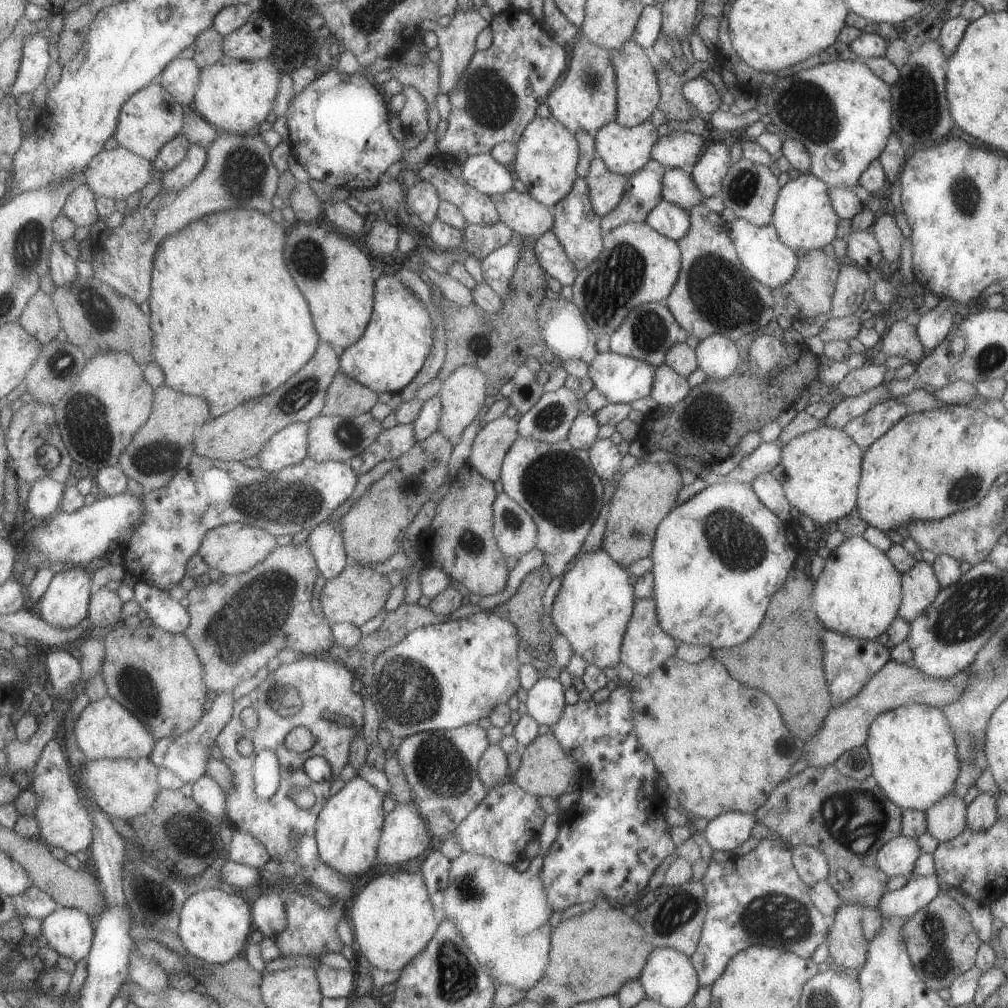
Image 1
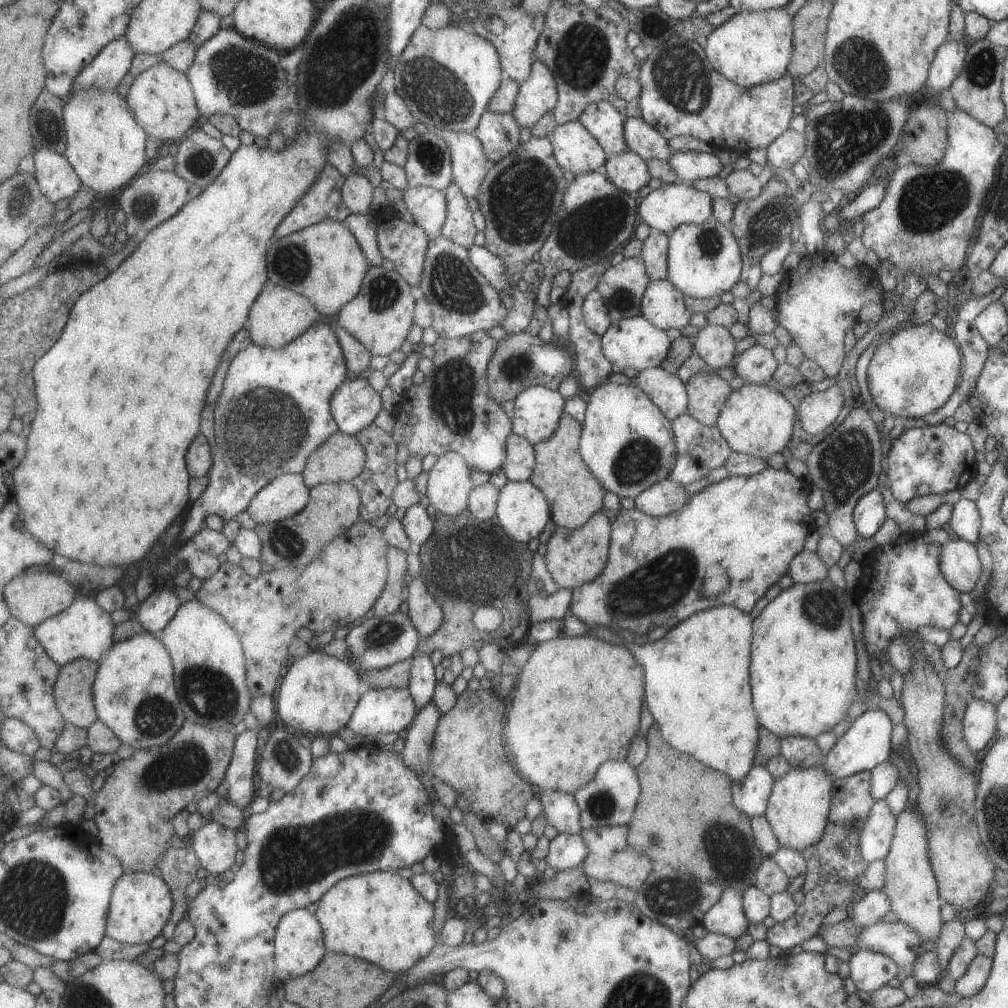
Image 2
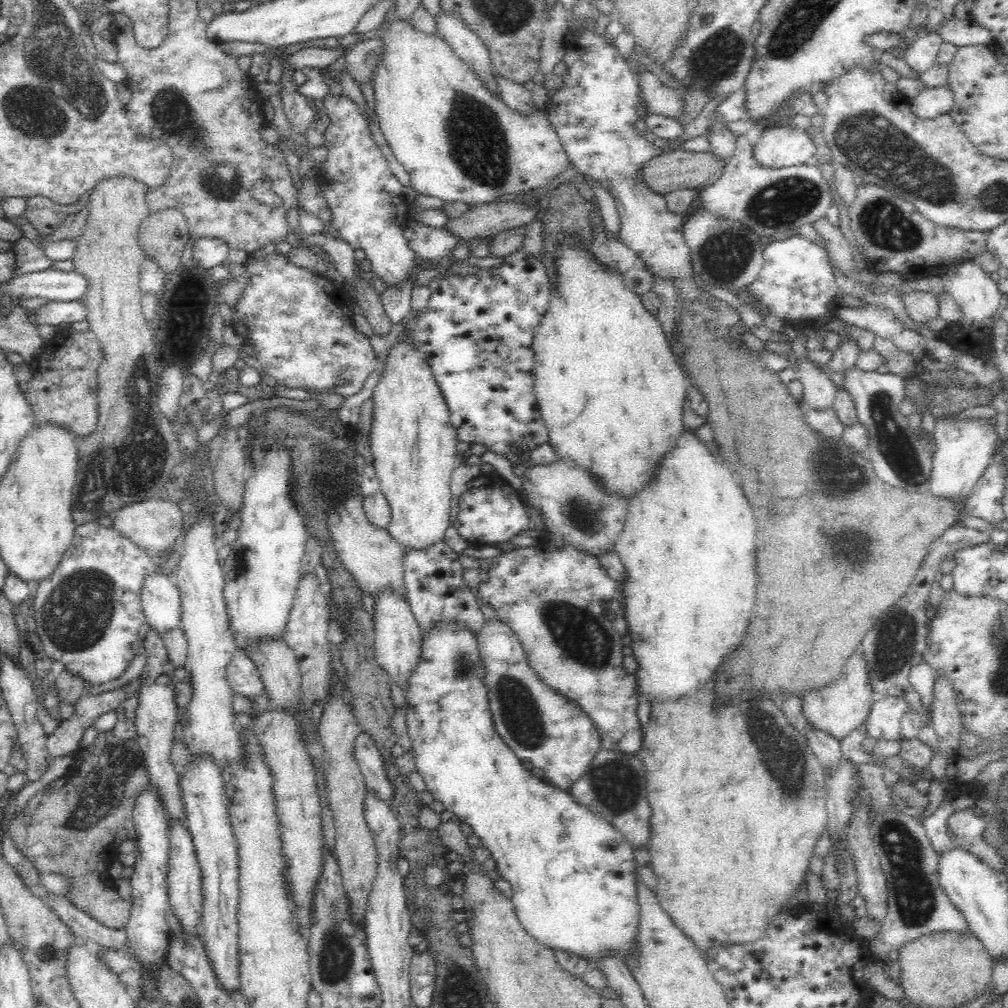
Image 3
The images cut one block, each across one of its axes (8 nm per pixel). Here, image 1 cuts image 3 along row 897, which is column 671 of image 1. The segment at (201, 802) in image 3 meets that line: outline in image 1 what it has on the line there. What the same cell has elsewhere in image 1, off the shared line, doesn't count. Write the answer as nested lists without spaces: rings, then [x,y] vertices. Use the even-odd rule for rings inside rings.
[[[662,200],[647,213],[646,223],[655,232],[678,241],[689,228],[689,215],[684,208]]]

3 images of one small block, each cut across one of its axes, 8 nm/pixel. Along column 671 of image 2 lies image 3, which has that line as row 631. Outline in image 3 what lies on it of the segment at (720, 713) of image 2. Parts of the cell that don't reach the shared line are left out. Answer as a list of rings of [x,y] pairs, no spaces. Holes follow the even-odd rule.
[[[684,431],[682,436],[678,438],[678,442],[674,444],[674,448],[670,449],[670,453],[661,462],[661,468],[655,480],[647,485],[642,494],[636,494],[628,499],[628,512],[624,530],[619,535],[614,547],[614,551],[619,554],[622,561],[625,575],[621,580],[622,597],[624,604],[624,620],[628,626],[628,634],[632,636],[632,654],[638,662],[638,670],[636,670],[636,692],[640,698],[648,701],[648,704],[656,704],[662,700],[678,700],[678,698],[686,698],[690,694],[694,694],[696,690],[702,690],[710,678],[716,674],[716,670],[720,668],[720,664],[742,644],[742,640],[746,638],[746,628],[750,624],[758,590],[758,576],[756,576],[756,522],[754,522],[754,514],[750,510],[751,506],[746,502],[744,488],[740,488],[732,478],[738,478],[735,474],[730,474],[728,468],[720,462],[716,462],[712,455],[712,450],[708,450],[706,446],[696,439],[693,431]]]

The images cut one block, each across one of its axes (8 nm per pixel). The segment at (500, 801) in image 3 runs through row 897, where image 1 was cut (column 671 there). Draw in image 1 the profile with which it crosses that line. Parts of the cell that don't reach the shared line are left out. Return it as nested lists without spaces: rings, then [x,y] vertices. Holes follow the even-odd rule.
[[[713,483],[675,505],[657,525],[650,554],[653,600],[661,630],[677,643],[723,649],[751,638],[761,624],[770,598],[779,590],[800,552],[792,524],[781,522],[761,504],[750,484]]]

